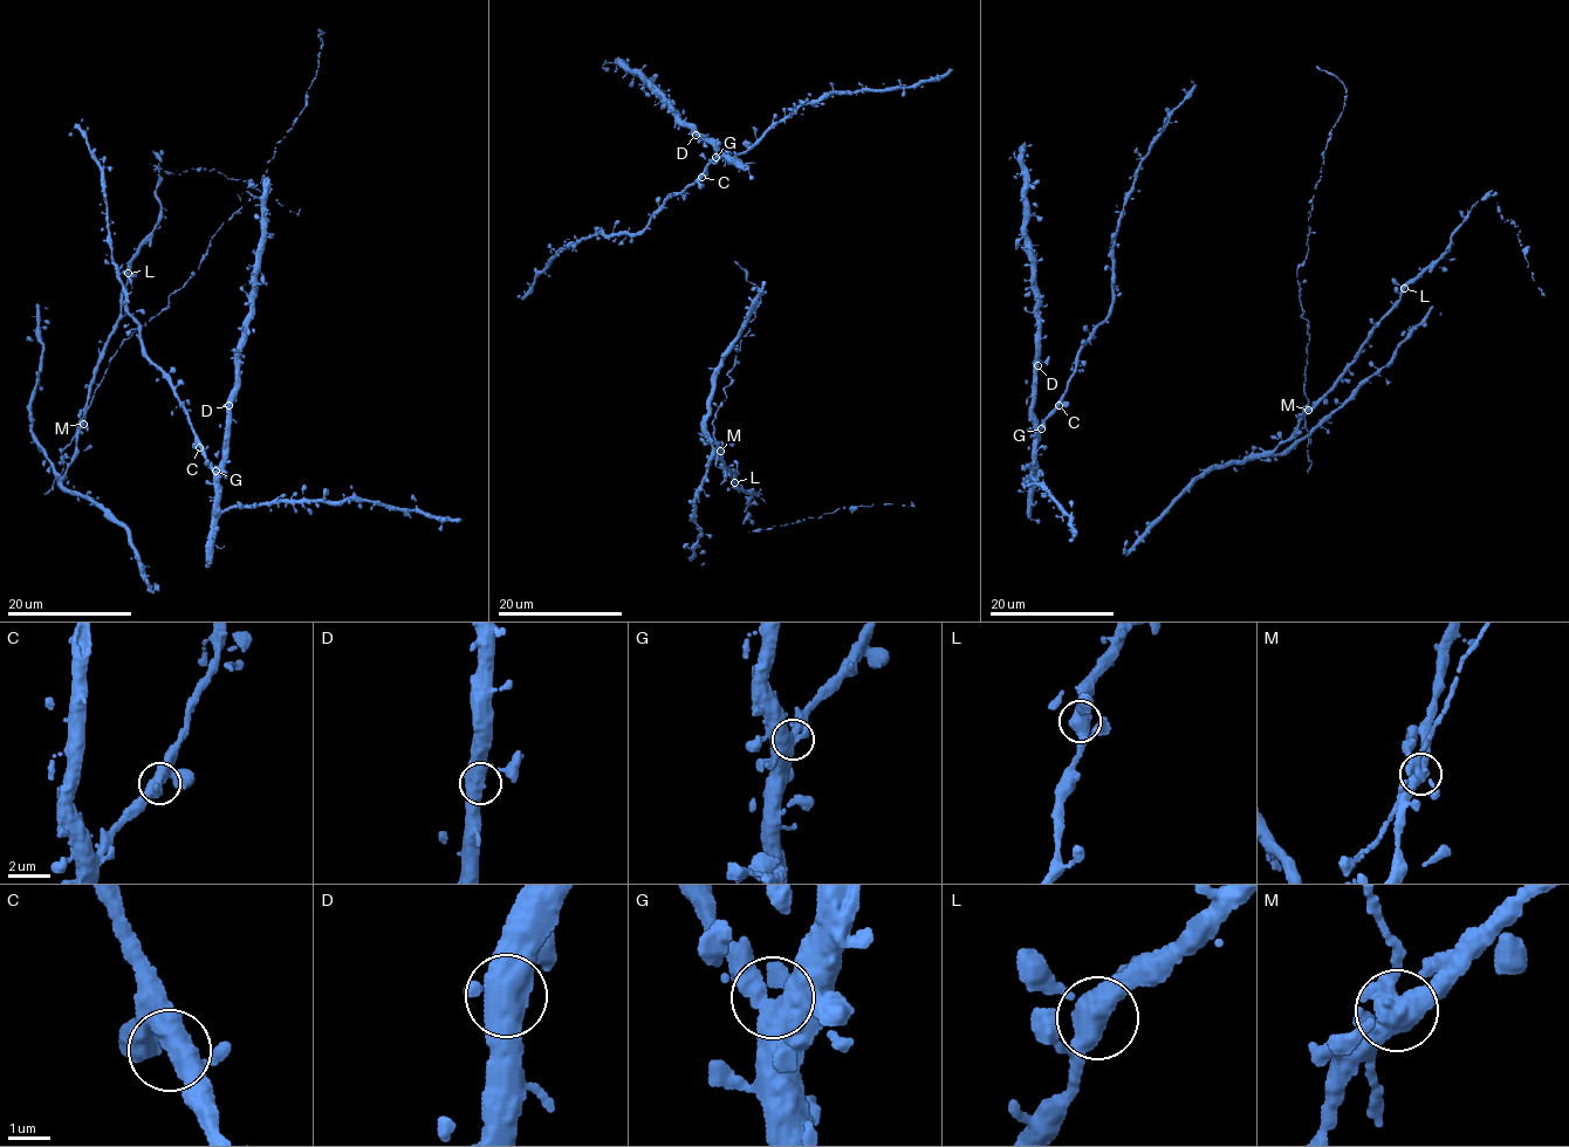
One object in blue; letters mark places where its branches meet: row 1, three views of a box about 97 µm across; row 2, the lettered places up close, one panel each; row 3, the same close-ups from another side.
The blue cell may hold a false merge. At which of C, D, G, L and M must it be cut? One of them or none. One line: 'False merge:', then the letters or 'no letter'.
False merge: no letter

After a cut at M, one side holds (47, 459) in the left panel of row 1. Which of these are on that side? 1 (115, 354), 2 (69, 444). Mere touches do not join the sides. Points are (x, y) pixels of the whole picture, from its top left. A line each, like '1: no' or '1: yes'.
1: no
2: no

